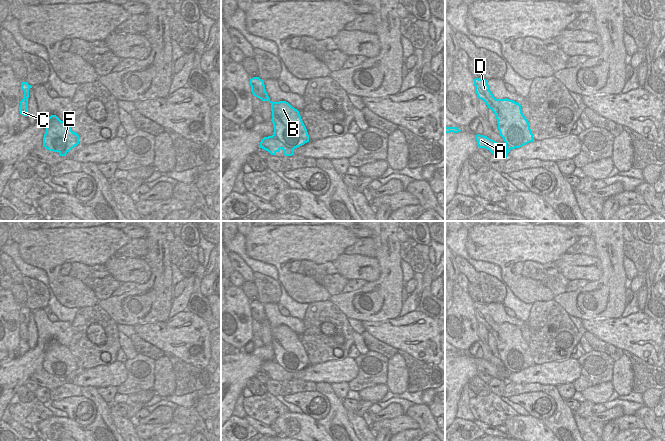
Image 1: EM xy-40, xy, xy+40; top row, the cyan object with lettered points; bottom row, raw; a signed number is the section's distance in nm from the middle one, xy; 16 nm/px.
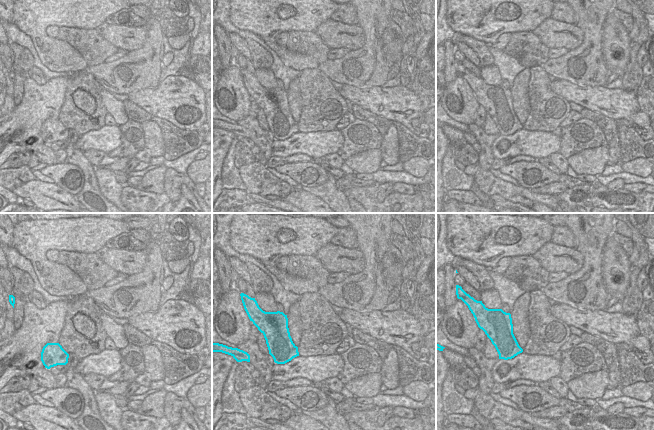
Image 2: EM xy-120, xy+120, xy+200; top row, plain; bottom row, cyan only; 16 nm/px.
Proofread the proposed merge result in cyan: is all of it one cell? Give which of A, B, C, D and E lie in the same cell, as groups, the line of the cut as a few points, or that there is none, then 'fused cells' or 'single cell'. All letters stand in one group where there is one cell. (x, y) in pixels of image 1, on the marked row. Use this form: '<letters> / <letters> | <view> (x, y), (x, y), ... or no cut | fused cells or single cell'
A / B C D E | xy (268, 136), (274, 136), (287, 147), (293, 149) | fused cells

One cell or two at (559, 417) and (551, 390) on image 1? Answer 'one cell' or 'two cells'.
one cell

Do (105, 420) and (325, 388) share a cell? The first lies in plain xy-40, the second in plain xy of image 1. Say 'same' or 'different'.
same

